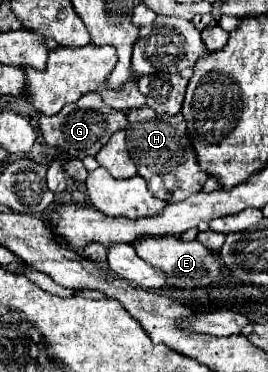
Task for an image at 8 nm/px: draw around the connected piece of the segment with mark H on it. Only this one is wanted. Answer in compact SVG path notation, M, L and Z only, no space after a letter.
M148 106L130 110L126 144L132 162L138 166L138 174L148 182L148 190L156 198L162 198L166 202L182 202L202 190L208 176L198 168L194 148L186 132L186 122L180 114L156 114Z

